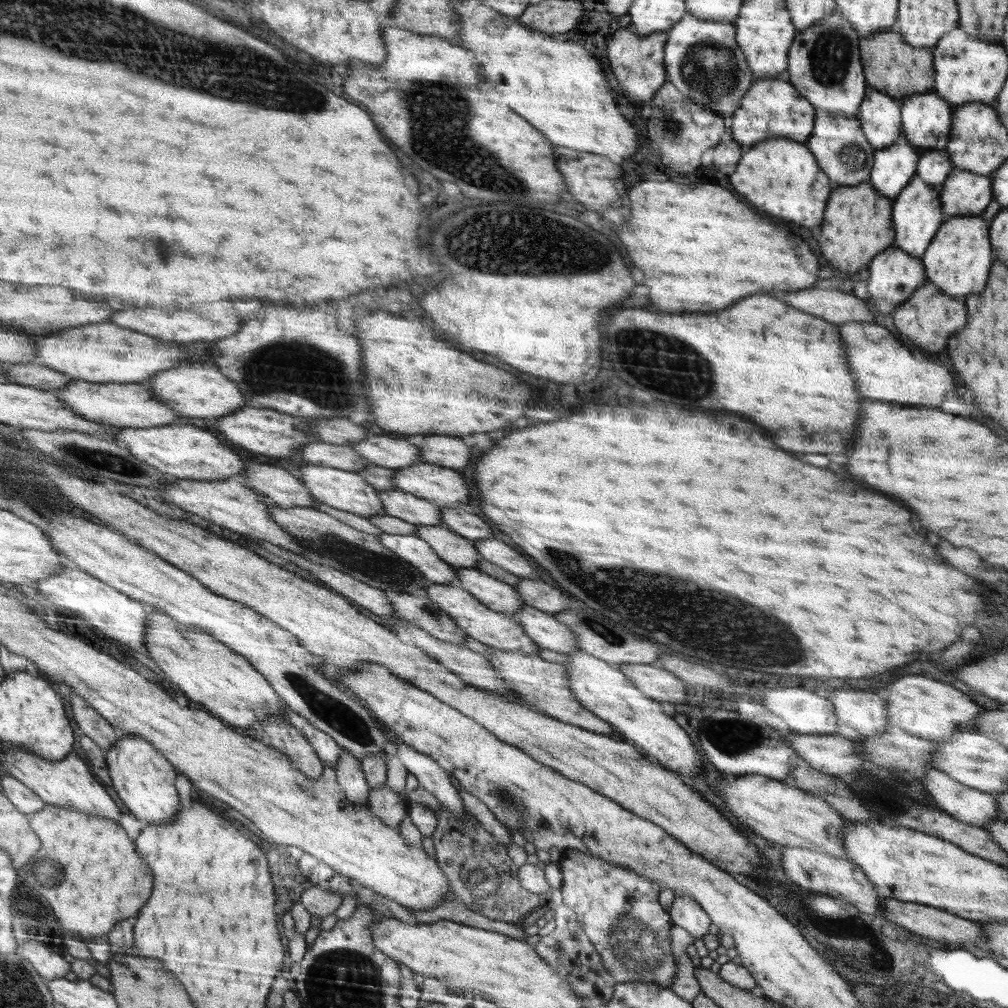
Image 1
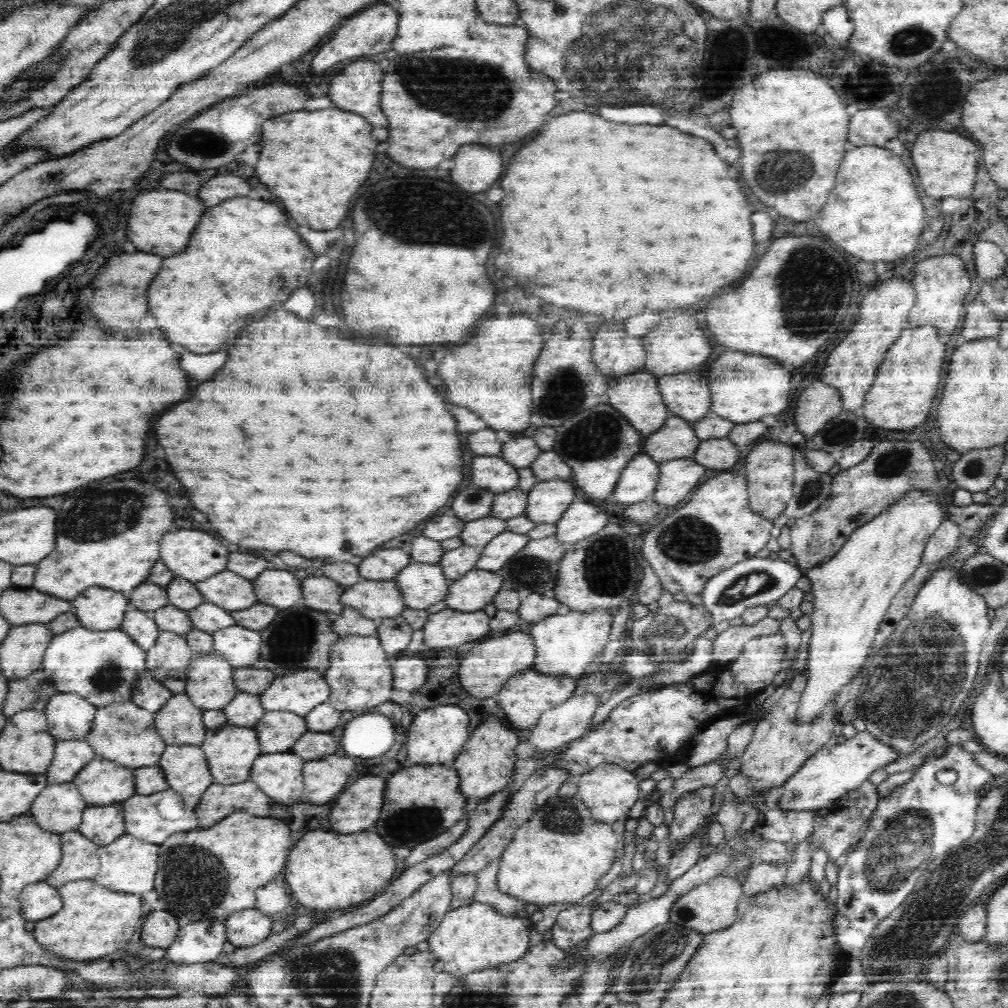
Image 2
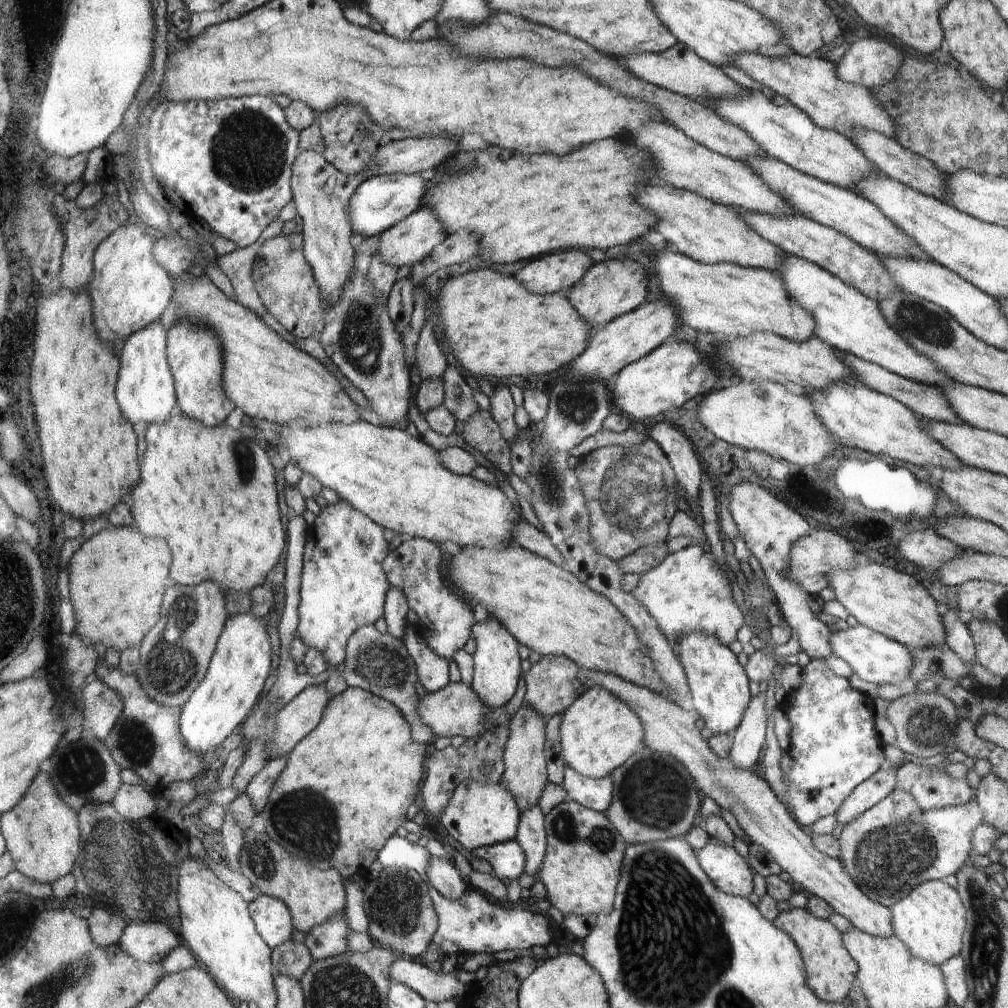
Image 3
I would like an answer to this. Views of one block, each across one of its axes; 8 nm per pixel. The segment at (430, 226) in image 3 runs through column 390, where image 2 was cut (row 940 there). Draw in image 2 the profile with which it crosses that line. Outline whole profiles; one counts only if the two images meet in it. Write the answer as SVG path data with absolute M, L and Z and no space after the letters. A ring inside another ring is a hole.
M255 907L234 912L224 923L227 929L227 941L235 947L258 944L271 934L272 920Z

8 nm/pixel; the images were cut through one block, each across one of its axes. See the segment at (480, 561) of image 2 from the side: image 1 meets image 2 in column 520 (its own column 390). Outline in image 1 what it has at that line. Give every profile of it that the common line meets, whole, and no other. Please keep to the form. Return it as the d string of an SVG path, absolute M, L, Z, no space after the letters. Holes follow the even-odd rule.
M376 534L383 545L393 550L400 558L414 565L430 582L455 584L458 582L455 567L439 557L429 542L414 534Z

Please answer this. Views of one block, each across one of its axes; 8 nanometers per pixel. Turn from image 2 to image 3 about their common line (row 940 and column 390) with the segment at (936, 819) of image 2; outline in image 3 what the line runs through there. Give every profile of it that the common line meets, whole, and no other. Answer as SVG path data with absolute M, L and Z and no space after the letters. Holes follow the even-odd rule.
M399 836L390 838L377 856L384 869L407 868L415 870L423 878L426 876L426 866L432 858L426 847L422 847L419 843L410 843L406 837Z

